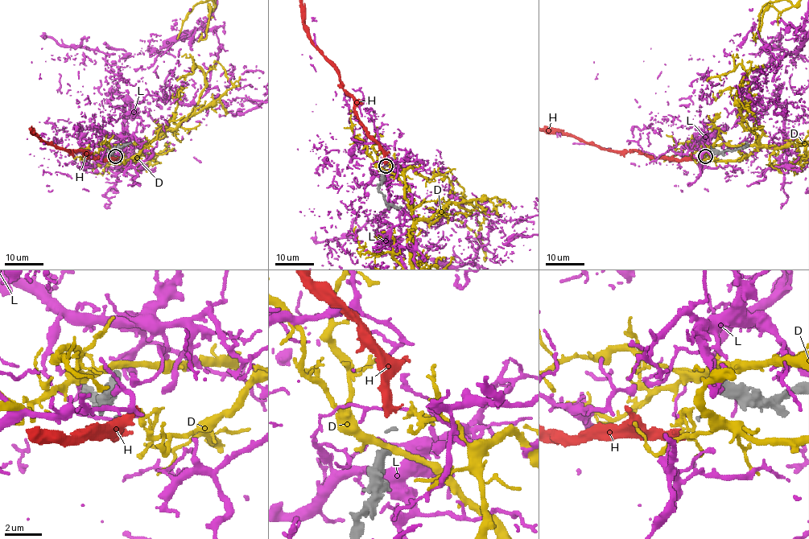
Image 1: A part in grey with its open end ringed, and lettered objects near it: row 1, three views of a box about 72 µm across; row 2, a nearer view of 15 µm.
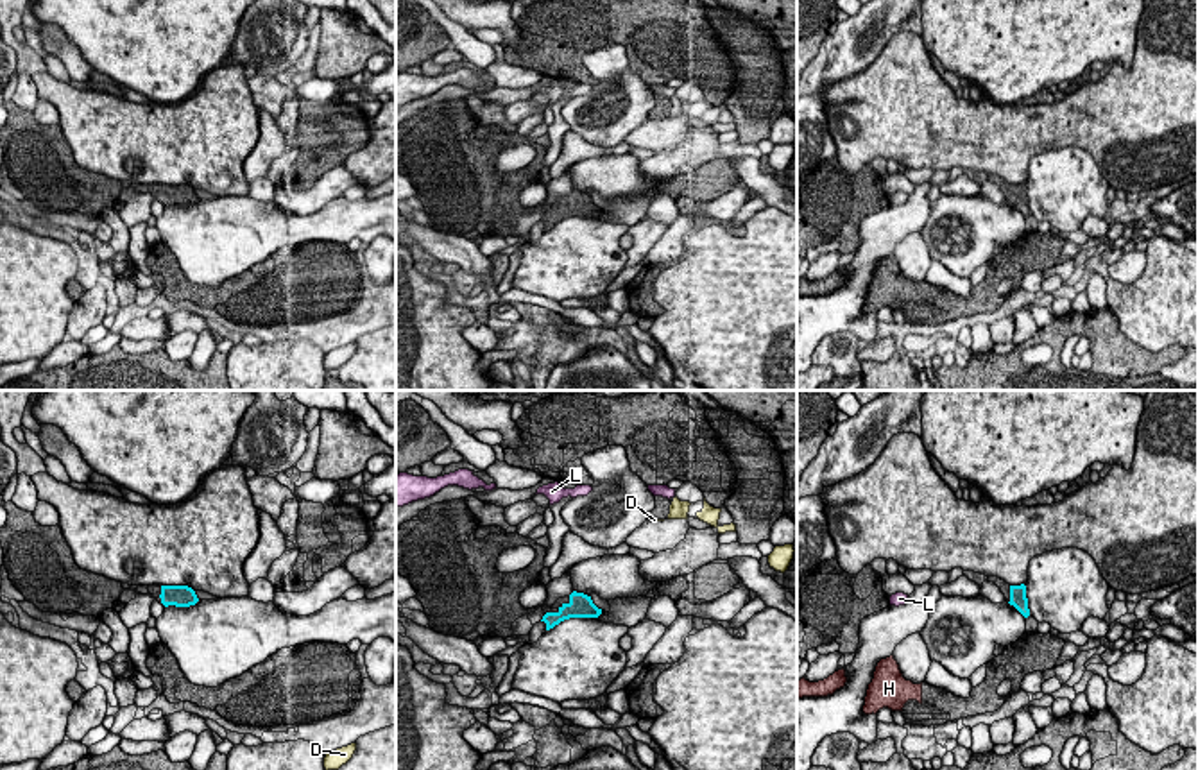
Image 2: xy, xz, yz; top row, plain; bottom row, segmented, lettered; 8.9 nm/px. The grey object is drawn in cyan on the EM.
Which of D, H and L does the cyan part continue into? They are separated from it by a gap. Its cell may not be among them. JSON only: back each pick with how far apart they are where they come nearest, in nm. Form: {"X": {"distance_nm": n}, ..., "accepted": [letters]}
{"accepted": []}

